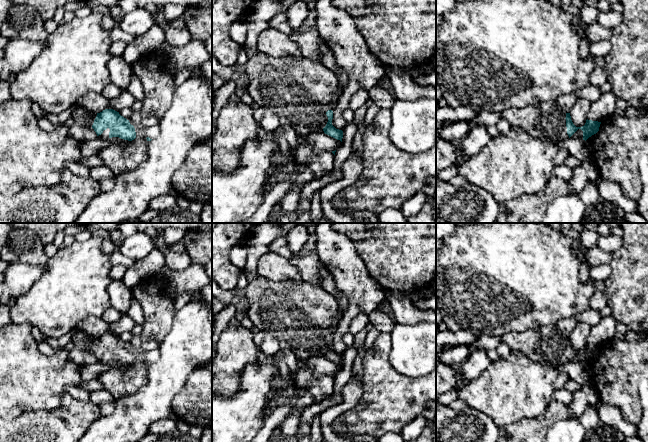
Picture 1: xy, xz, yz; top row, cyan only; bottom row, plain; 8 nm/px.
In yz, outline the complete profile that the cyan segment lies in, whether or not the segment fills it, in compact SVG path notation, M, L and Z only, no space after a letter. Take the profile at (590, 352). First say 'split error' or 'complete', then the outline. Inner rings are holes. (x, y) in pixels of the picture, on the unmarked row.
split error; M555 327L549 330L509 331L501 337L502 342L511 351L521 351L529 359L541 364L550 364L555 368L570 362L578 353L583 355L583 364L586 365L599 355L601 348L601 346L587 343L584 350L576 351L570 337L566 337Z

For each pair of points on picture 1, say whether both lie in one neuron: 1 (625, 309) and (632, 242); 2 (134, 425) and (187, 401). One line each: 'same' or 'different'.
1: same
2: different

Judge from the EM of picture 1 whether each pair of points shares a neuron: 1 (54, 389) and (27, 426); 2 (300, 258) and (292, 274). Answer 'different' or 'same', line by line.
1: different
2: different

